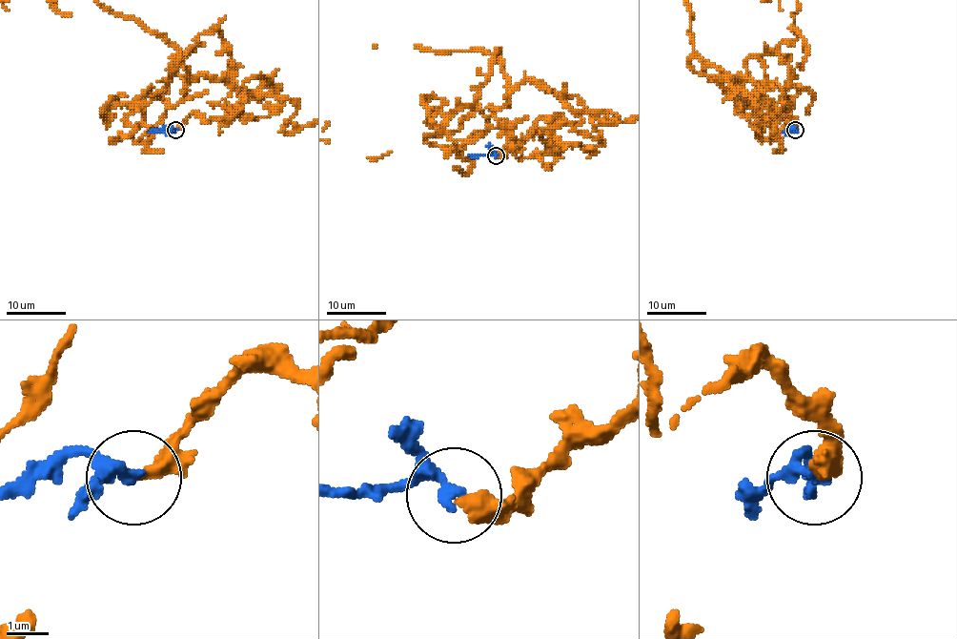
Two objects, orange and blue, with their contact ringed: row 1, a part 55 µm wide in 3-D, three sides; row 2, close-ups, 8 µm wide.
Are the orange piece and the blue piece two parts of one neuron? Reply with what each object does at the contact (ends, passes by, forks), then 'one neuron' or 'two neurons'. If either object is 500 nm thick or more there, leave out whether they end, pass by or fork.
orange ends | blue passes by | one neuron

